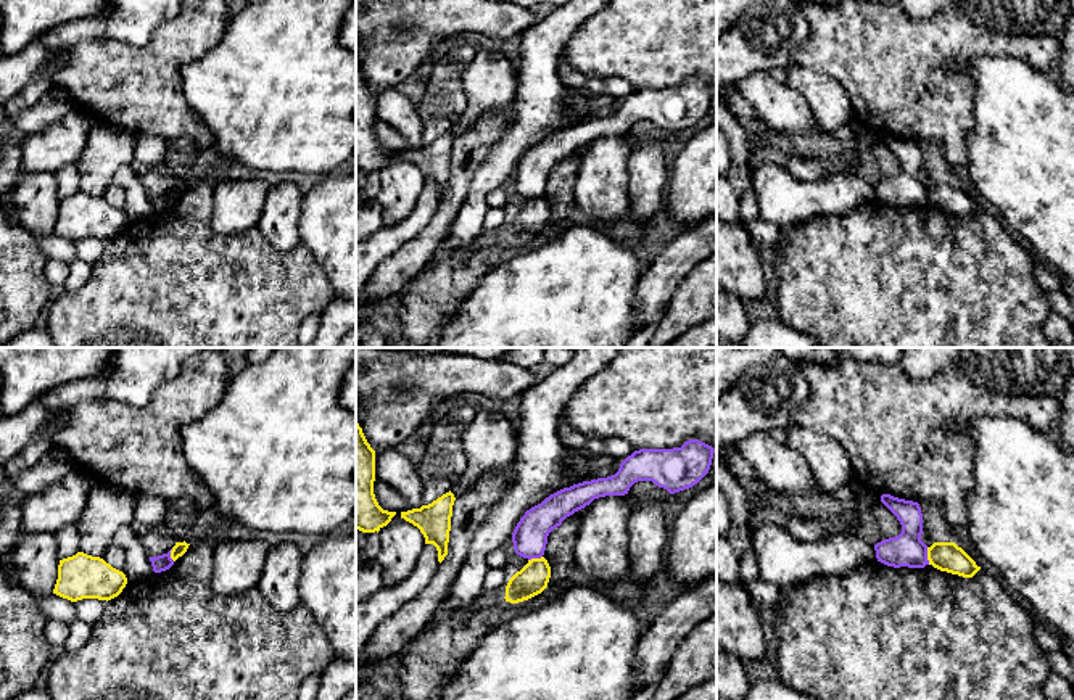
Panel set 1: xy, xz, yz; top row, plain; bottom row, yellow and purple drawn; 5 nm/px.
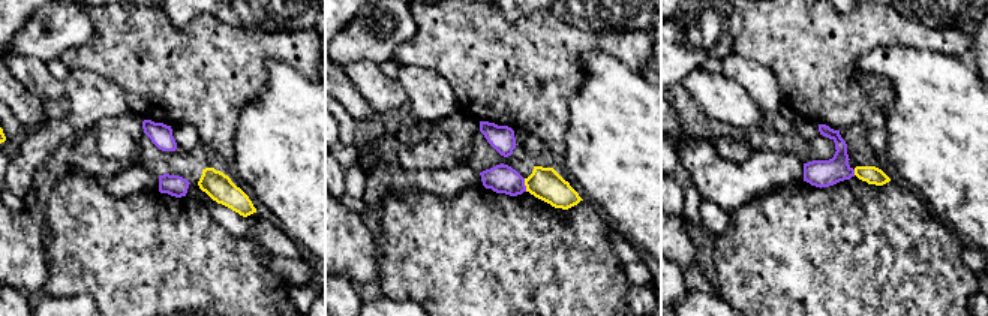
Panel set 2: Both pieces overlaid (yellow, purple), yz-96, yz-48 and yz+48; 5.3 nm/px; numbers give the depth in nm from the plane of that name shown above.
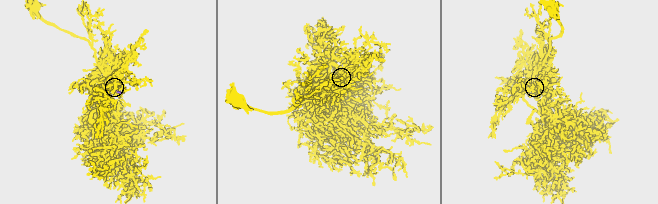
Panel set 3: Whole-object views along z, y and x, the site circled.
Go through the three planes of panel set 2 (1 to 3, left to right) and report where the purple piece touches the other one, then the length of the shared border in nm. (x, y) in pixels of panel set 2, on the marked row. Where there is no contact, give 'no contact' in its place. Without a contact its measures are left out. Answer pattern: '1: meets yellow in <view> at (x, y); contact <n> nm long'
1: no contact
2: meets yellow in yz-48 at (525, 184); contact 70 nm long
3: meets yellow in yz+48 at (855, 172); contact 30 nm long

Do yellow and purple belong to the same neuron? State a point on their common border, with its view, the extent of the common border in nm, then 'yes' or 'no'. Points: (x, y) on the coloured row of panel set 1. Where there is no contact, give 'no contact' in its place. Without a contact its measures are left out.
meets yellow in yz at (928, 555); contact 90 nm long; no

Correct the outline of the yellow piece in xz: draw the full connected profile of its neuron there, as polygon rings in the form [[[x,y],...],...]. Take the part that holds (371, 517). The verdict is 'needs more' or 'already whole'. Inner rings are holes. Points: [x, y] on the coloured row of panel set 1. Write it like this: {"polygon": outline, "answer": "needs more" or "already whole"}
{"polygon": [[[356,418],[356,529],[378,533],[396,512],[383,510],[374,494],[375,451],[367,443]]], "answer": "already whole"}

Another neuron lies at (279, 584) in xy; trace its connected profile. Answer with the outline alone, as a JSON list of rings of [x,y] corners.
[[[290,541],[269,547],[258,589],[277,611],[299,605],[303,554]]]

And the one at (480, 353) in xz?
[[[385,348],[385,349],[423,349],[432,352],[451,352],[456,356],[473,356],[486,360],[502,360],[509,348]]]

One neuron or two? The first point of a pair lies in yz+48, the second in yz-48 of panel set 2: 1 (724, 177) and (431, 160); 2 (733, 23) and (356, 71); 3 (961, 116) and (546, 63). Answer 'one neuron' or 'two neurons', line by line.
1: two neurons
2: two neurons
3: two neurons

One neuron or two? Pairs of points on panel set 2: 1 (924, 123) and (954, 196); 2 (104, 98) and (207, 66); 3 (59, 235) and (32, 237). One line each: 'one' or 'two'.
1: one
2: two
3: two

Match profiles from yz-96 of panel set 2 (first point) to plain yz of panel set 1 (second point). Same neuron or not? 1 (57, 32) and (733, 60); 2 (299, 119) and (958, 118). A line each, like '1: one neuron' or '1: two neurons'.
1: one neuron
2: two neurons

